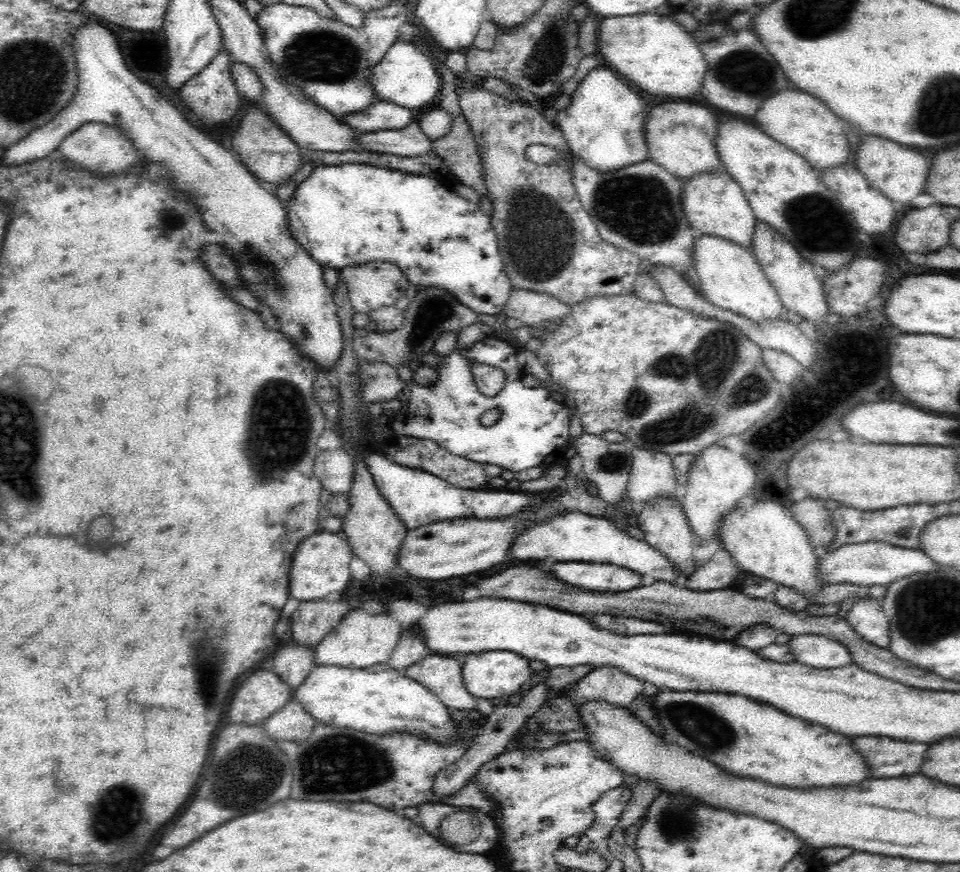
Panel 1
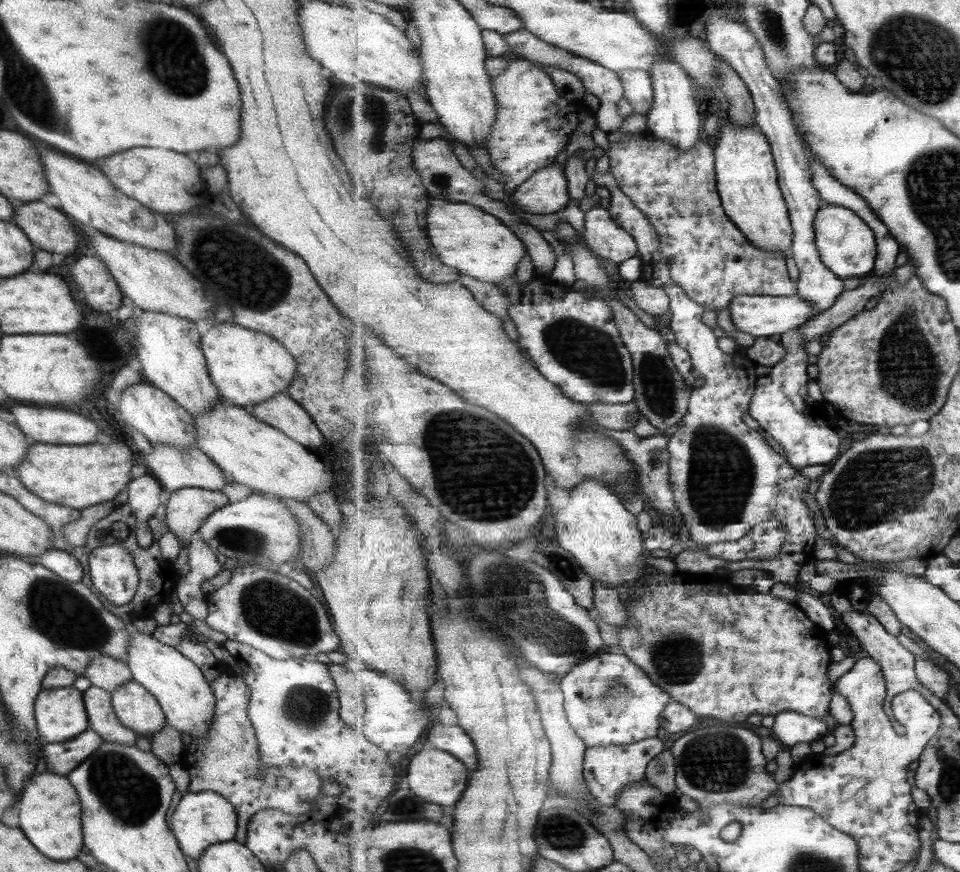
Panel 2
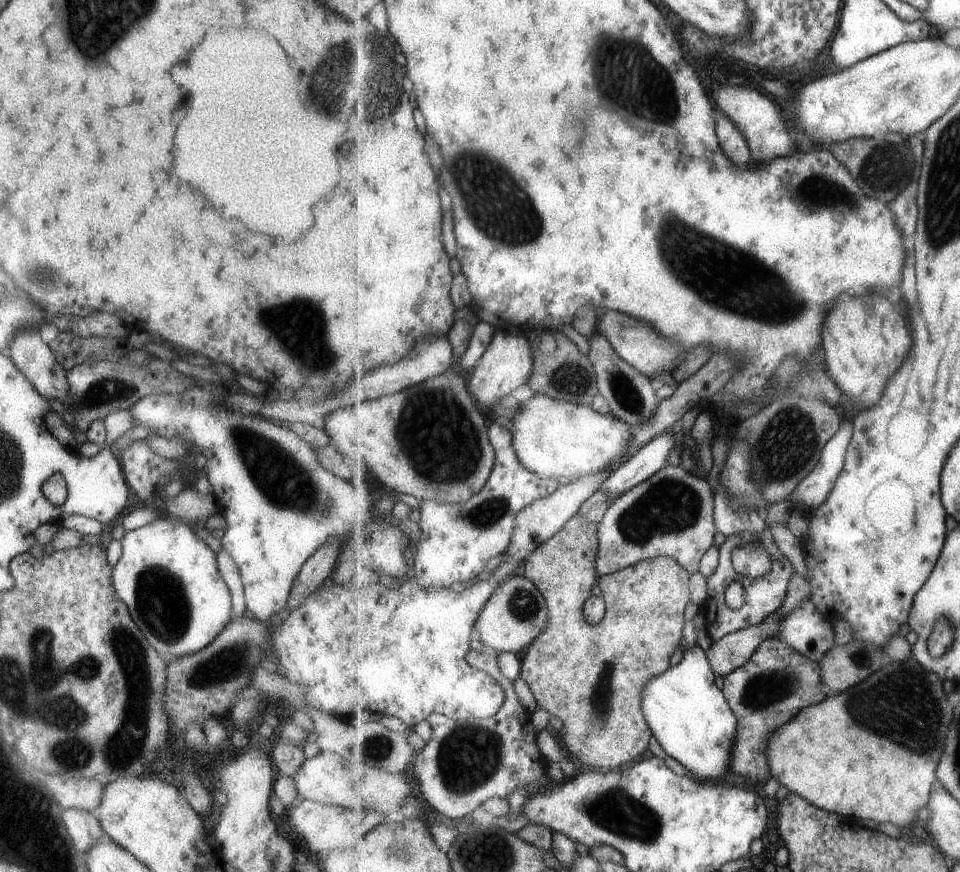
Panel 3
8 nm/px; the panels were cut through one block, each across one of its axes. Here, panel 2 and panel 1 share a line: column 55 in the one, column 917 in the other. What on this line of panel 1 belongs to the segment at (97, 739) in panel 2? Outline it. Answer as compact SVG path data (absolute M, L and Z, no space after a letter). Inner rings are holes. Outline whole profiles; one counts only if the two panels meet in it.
M852 736L852 742L872 767L873 779L918 774L931 746L930 743L912 743L888 736Z

